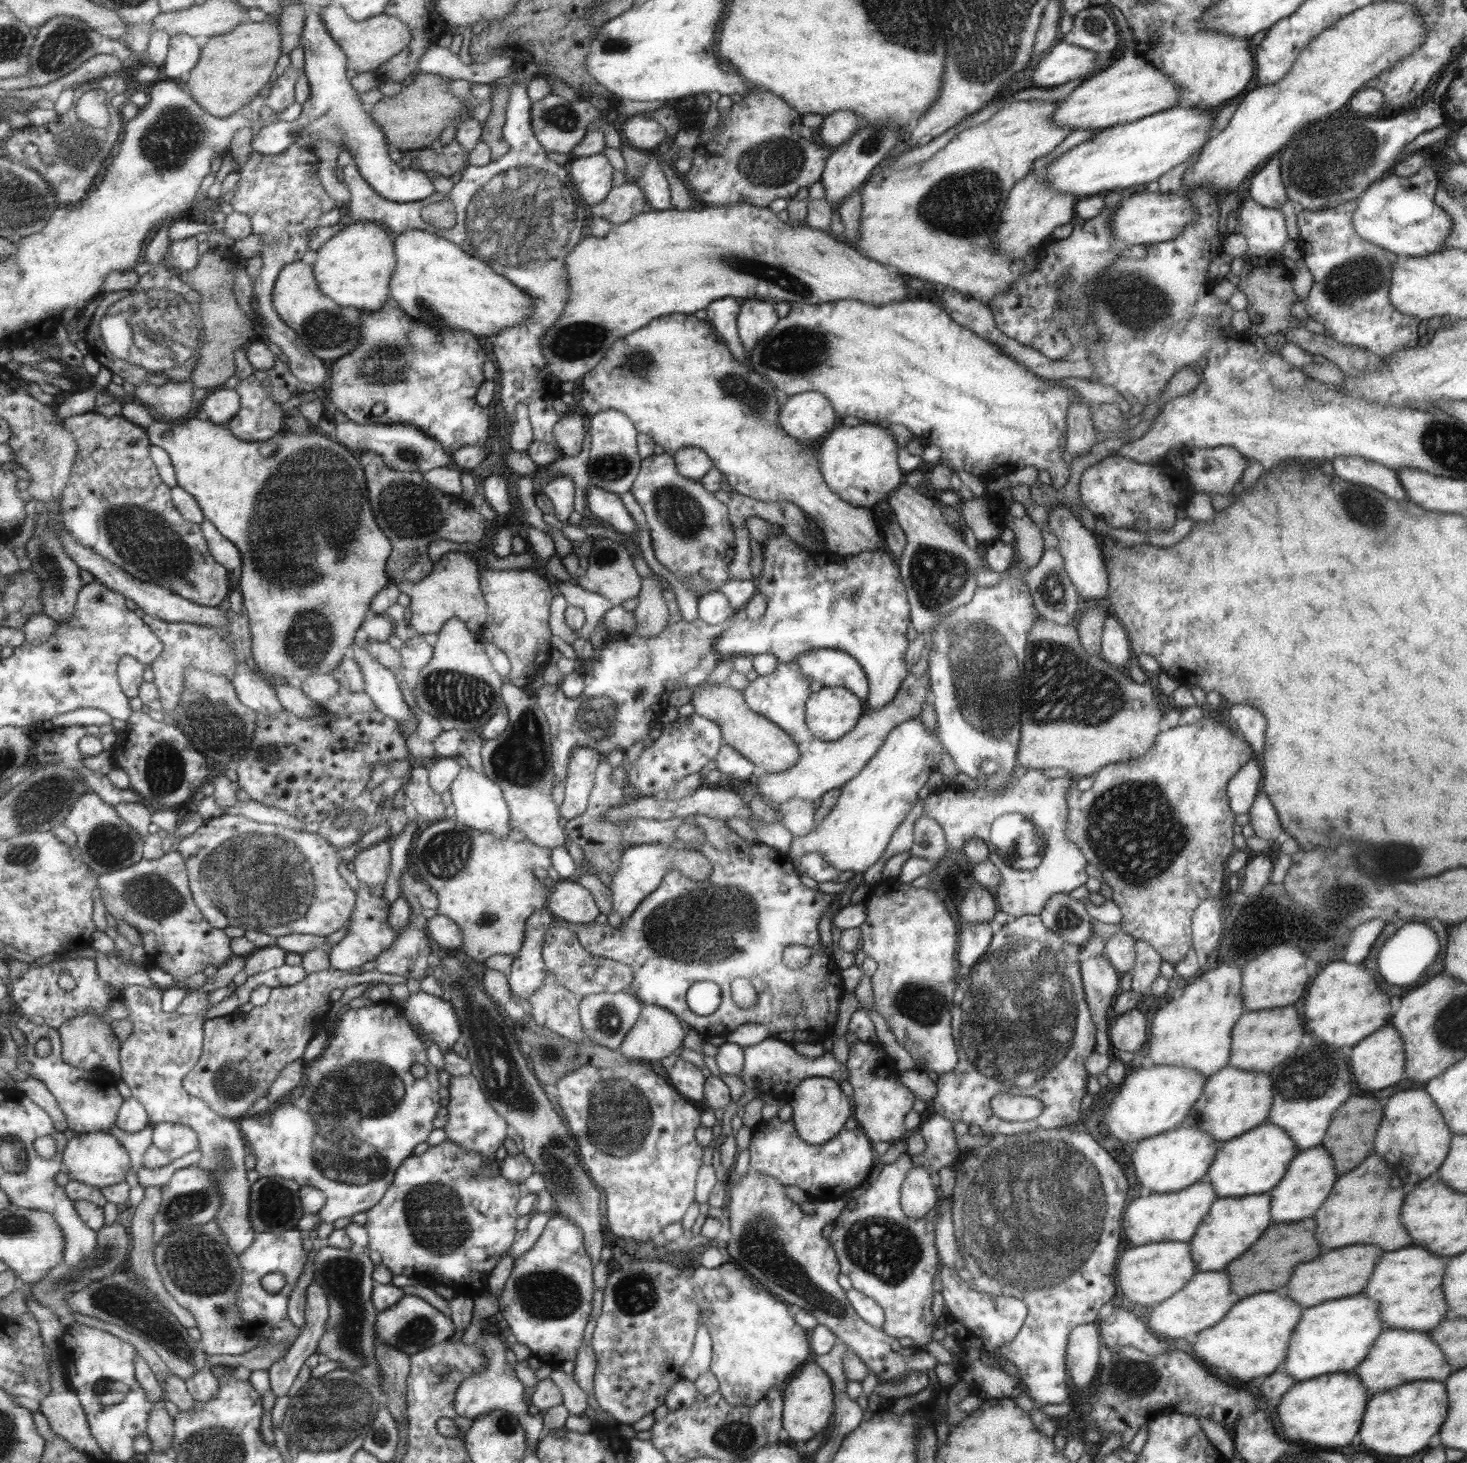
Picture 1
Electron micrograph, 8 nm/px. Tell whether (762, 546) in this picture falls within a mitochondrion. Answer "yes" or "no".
no

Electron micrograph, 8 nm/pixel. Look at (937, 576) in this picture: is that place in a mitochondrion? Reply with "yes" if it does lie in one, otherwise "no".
yes

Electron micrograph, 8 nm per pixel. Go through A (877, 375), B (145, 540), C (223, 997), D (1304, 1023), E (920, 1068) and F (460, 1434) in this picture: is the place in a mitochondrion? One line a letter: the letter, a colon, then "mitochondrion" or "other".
A: other
B: mitochondrion
C: other
D: other
E: other
F: other

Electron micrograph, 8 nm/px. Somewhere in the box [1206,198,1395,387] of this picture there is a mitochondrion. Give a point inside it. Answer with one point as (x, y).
(1351, 281)

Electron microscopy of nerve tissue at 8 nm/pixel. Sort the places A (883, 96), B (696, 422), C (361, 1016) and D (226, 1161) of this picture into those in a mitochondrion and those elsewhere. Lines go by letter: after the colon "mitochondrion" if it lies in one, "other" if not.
A: other
B: other
C: other
D: mitochondrion

